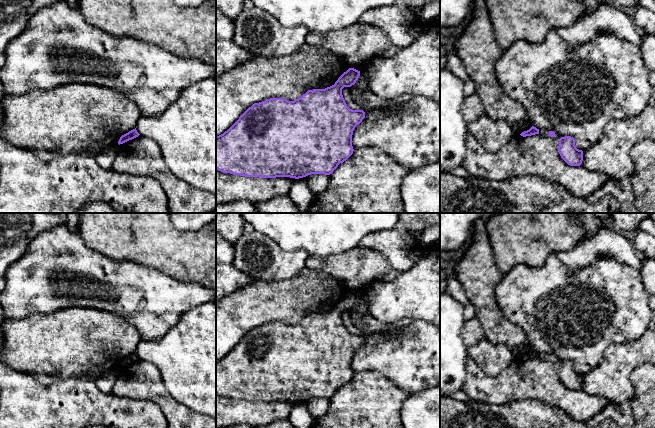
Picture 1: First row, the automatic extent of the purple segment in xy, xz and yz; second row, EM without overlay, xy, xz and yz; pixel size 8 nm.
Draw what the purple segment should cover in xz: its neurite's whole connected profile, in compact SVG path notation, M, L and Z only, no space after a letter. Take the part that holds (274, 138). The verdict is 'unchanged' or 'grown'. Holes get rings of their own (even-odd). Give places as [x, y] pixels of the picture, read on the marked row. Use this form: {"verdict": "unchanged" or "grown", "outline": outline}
{"verdict": "unchanged", "outline": "M349 68L334 85L325 89L308 90L294 101L270 98L254 103L227 131L216 136L216 169L233 175L262 178L299 179L311 174L332 174L340 163L353 154L353 131L365 118L365 112L350 109L342 95L342 89L354 85L359 76L360 71Z"}

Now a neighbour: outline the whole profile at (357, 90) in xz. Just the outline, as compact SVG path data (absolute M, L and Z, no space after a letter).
M372 58L364 60L360 65L354 67L354 69L360 72L360 76L356 83L349 87L352 99L363 107L367 106L367 100L364 97L364 92L370 90L369 88L369 72L371 69Z

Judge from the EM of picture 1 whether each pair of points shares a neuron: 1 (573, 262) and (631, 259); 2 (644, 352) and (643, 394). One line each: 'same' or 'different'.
1: same
2: different

